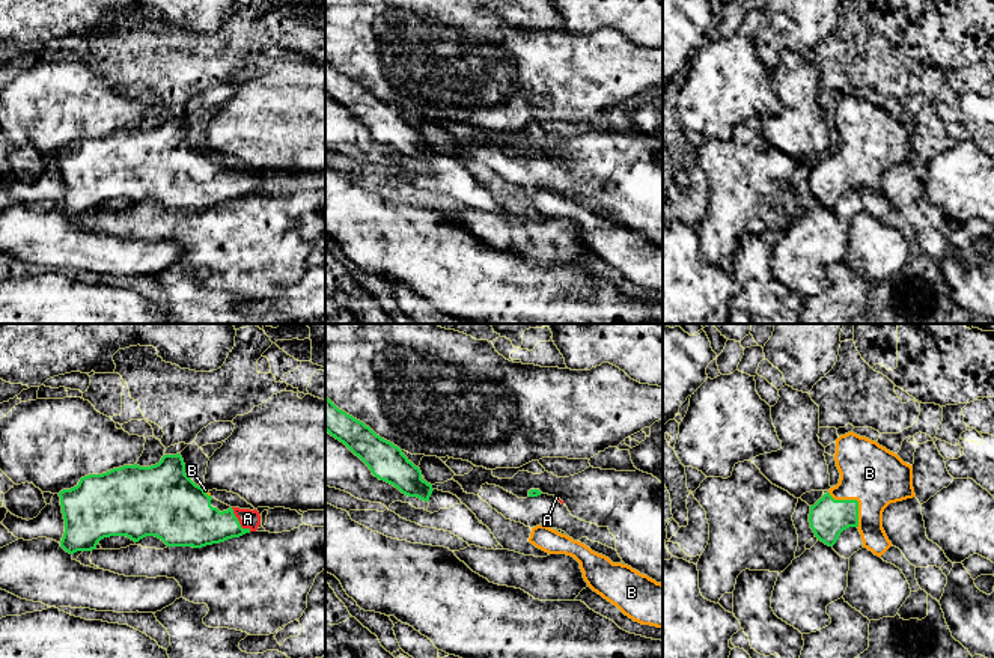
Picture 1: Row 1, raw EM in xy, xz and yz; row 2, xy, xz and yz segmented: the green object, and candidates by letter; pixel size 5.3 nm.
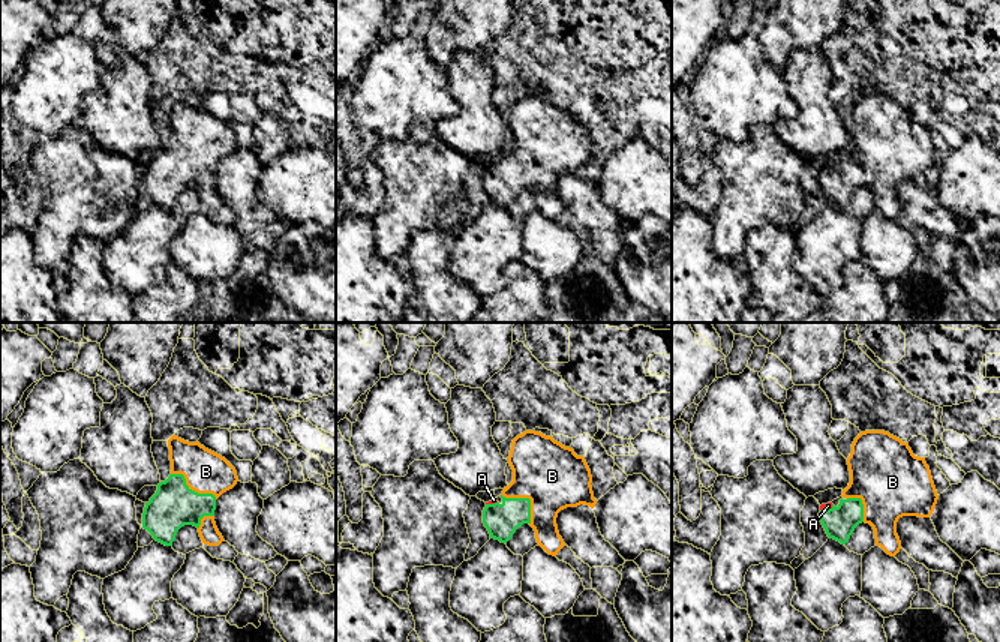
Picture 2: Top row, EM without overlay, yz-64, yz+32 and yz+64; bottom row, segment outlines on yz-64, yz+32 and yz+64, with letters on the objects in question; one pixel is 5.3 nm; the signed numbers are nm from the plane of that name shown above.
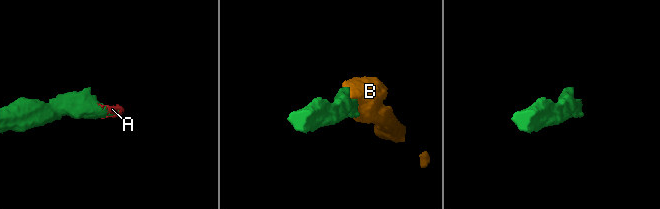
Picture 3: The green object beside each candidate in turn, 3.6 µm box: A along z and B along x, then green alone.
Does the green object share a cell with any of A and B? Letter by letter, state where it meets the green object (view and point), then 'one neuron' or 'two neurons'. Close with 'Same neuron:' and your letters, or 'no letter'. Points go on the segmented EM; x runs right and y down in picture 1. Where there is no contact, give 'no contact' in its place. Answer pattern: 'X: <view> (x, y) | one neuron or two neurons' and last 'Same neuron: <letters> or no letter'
A: xy (238, 521) | two neurons
B: yz (856, 500) | one neuron
Same neuron: B

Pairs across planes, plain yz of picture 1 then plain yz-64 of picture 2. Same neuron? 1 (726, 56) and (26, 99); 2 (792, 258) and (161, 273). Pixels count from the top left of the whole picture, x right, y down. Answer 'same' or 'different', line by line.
1: same
2: different

